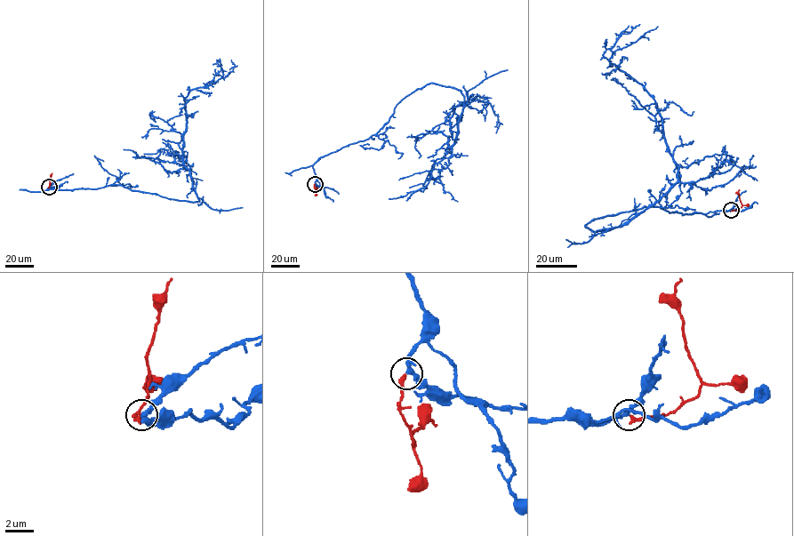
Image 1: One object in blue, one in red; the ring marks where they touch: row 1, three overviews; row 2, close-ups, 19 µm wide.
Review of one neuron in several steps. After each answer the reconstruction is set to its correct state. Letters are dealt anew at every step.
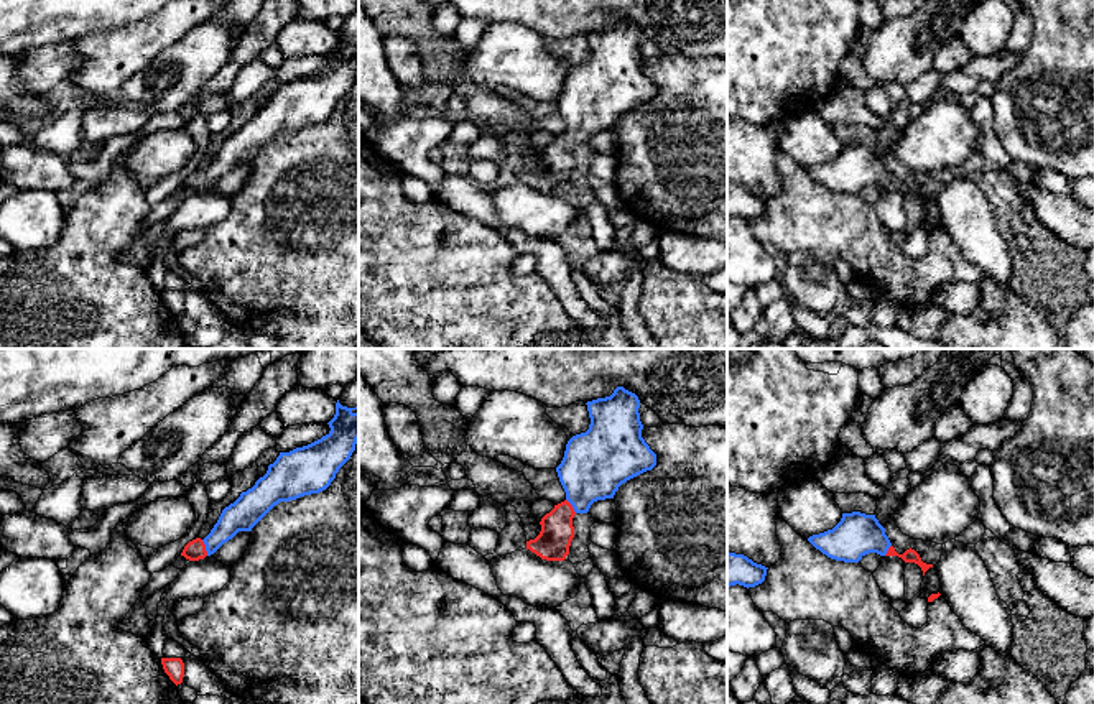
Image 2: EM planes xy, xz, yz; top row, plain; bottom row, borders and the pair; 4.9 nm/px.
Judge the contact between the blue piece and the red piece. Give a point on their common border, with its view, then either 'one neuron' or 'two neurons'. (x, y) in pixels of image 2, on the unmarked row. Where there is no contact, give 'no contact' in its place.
xy (206, 180) | one neuron

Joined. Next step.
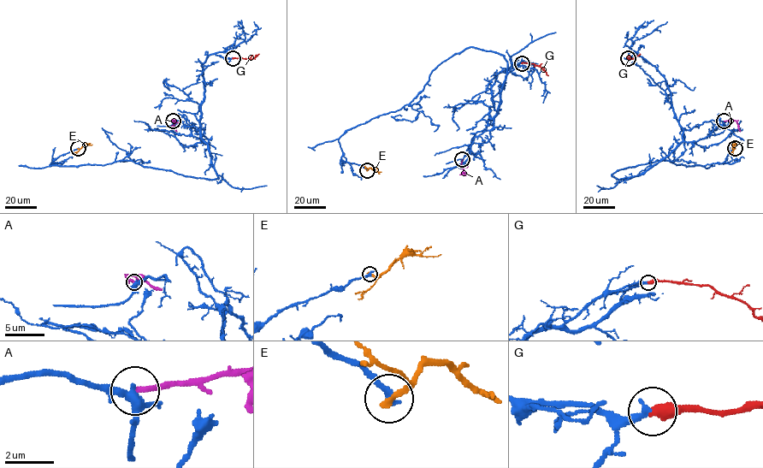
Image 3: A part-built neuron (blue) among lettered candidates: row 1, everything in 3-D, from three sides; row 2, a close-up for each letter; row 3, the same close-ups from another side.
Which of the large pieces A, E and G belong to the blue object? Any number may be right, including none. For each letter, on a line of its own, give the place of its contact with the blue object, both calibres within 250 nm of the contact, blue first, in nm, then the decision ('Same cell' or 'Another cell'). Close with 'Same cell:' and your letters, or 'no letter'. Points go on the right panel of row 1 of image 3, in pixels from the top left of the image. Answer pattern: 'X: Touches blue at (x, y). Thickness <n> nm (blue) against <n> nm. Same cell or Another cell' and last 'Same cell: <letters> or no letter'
A: Touches blue at (724, 121). Thickness 280 nm (blue) against 240 nm. Another cell
E: Touches blue at (735, 148). Thickness 280 nm (blue) against 240 nm. Another cell
G: Touches blue at (628, 58). Thickness 280 nm (blue) against 440 nm. Same cell
Same cell: G

